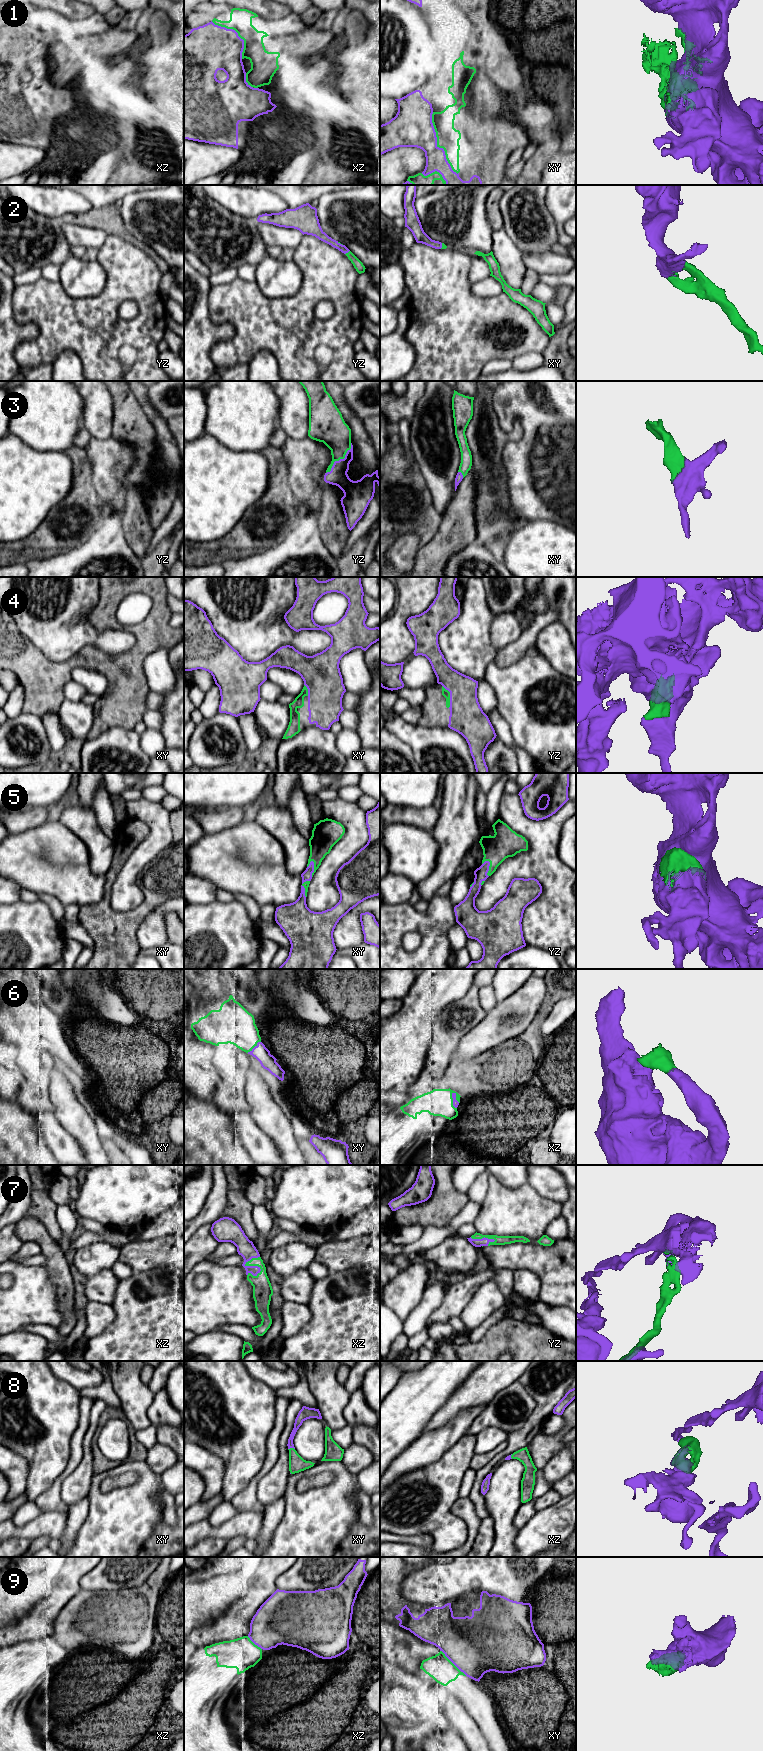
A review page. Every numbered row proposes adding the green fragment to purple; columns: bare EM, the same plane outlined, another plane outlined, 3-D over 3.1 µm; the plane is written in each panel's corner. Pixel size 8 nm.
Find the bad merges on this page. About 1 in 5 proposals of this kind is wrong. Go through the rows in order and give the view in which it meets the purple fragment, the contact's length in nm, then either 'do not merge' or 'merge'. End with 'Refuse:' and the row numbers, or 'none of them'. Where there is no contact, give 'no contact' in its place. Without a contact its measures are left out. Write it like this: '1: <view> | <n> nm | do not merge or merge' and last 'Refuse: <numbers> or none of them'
1: xy | 550 nm | merge
2: yz | 50 nm | merge
3: yz | 320 nm | merge
4: yz | 190 nm | merge
5: xy | 140 nm | merge
6: xz | 140 nm | merge
7: xz | 190 nm | merge
8: xy | 60 nm | merge
9: xy | 300 nm | do not merge
Refuse: 9

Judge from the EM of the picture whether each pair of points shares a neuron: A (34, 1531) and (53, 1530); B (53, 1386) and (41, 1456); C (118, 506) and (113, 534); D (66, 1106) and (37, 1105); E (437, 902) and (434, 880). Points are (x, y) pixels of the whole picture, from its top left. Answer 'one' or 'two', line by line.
A: one
B: one
C: one
D: two
E: two

